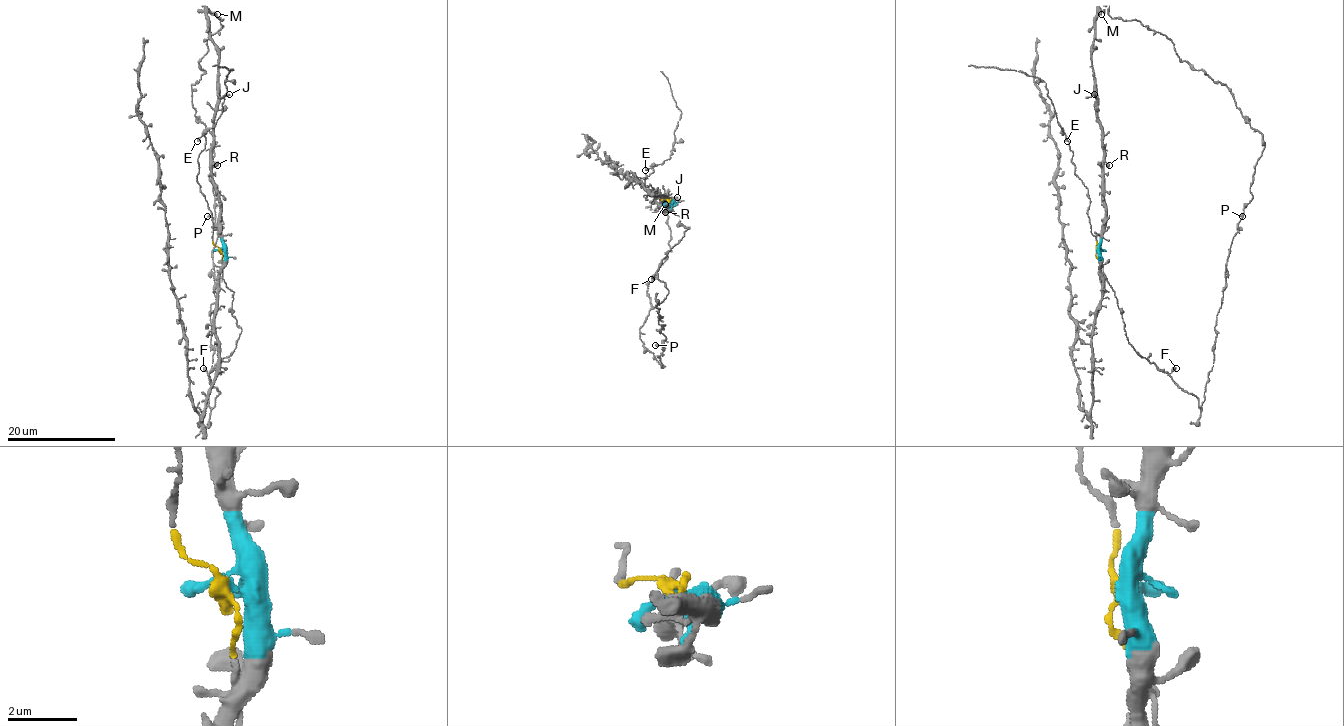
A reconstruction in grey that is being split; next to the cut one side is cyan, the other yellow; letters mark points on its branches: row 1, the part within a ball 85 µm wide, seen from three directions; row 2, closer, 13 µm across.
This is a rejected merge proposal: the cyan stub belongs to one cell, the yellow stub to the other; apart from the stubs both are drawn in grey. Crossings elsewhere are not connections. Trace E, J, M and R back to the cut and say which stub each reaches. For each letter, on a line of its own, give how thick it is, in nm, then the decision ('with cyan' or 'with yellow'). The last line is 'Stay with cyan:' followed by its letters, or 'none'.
E: 320 nm | with yellow
J: 200 nm | with cyan
M: 200 nm | with cyan
R: 460 nm | with cyan
Stay with cyan: J, M, R

